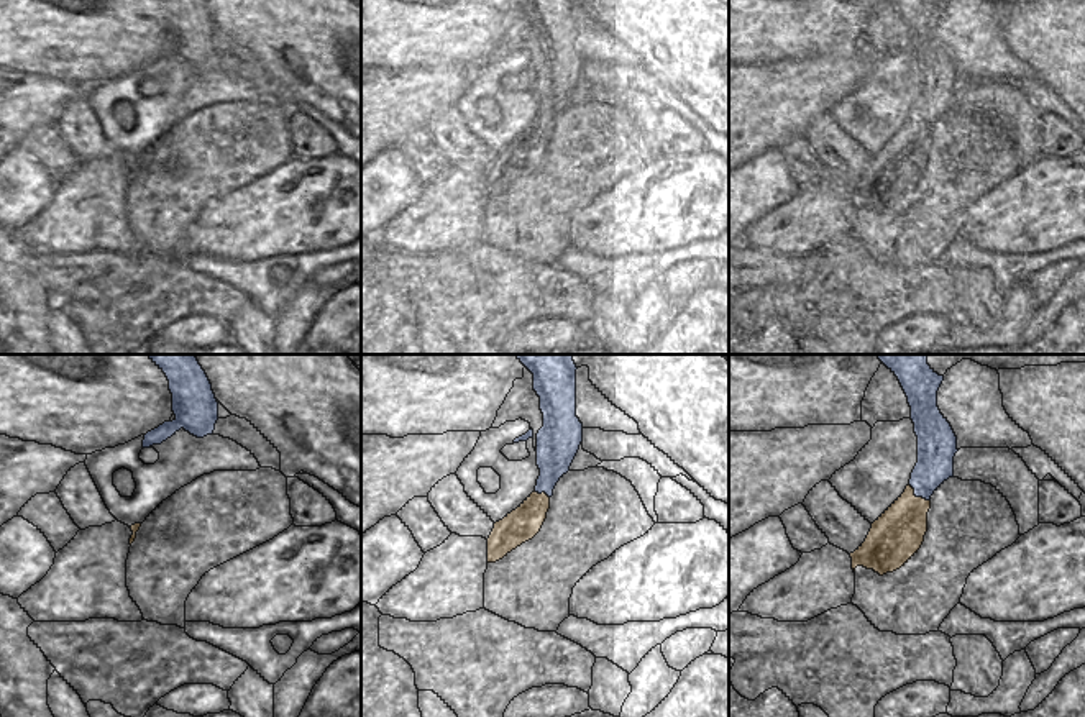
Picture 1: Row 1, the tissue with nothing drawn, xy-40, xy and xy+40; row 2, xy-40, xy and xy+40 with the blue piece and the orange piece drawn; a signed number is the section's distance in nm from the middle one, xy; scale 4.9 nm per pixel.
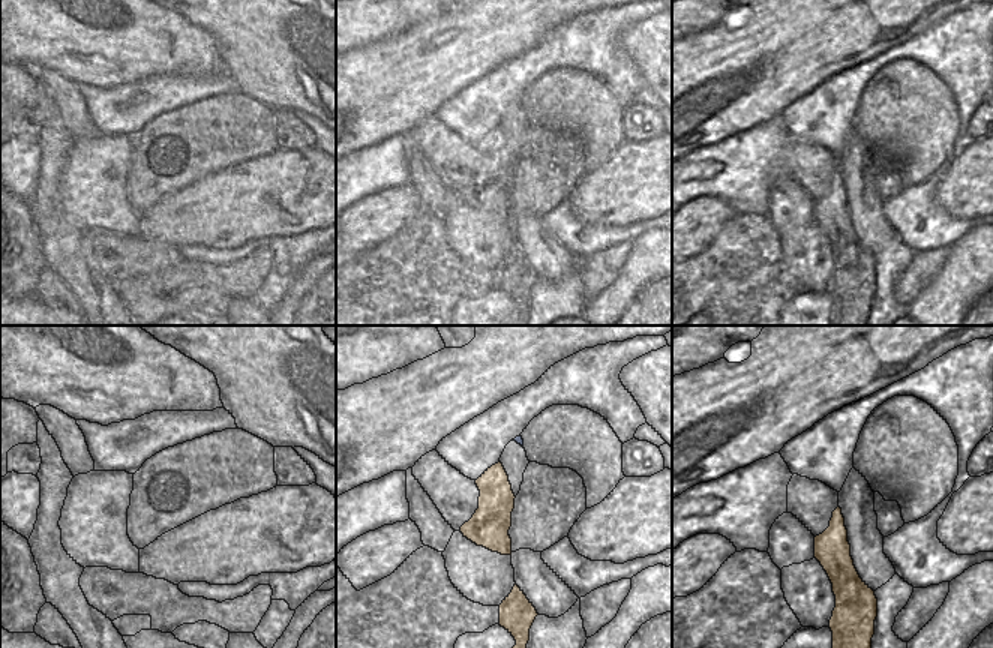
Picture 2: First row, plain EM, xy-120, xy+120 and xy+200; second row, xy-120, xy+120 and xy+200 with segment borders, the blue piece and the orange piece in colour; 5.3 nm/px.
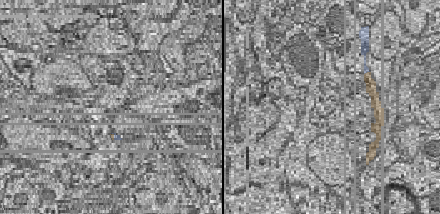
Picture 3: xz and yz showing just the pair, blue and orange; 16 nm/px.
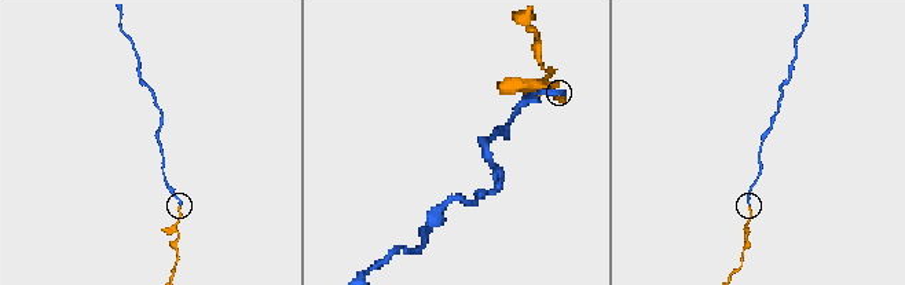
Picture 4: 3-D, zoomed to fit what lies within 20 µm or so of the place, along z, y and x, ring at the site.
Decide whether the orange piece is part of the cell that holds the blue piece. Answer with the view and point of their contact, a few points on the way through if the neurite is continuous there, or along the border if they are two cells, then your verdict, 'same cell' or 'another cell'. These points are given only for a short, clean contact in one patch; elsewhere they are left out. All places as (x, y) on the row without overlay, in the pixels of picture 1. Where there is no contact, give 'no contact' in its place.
xy+40 (918, 128) | along xy+40 (908, 117), (916, 128), (929, 133) | another cell

